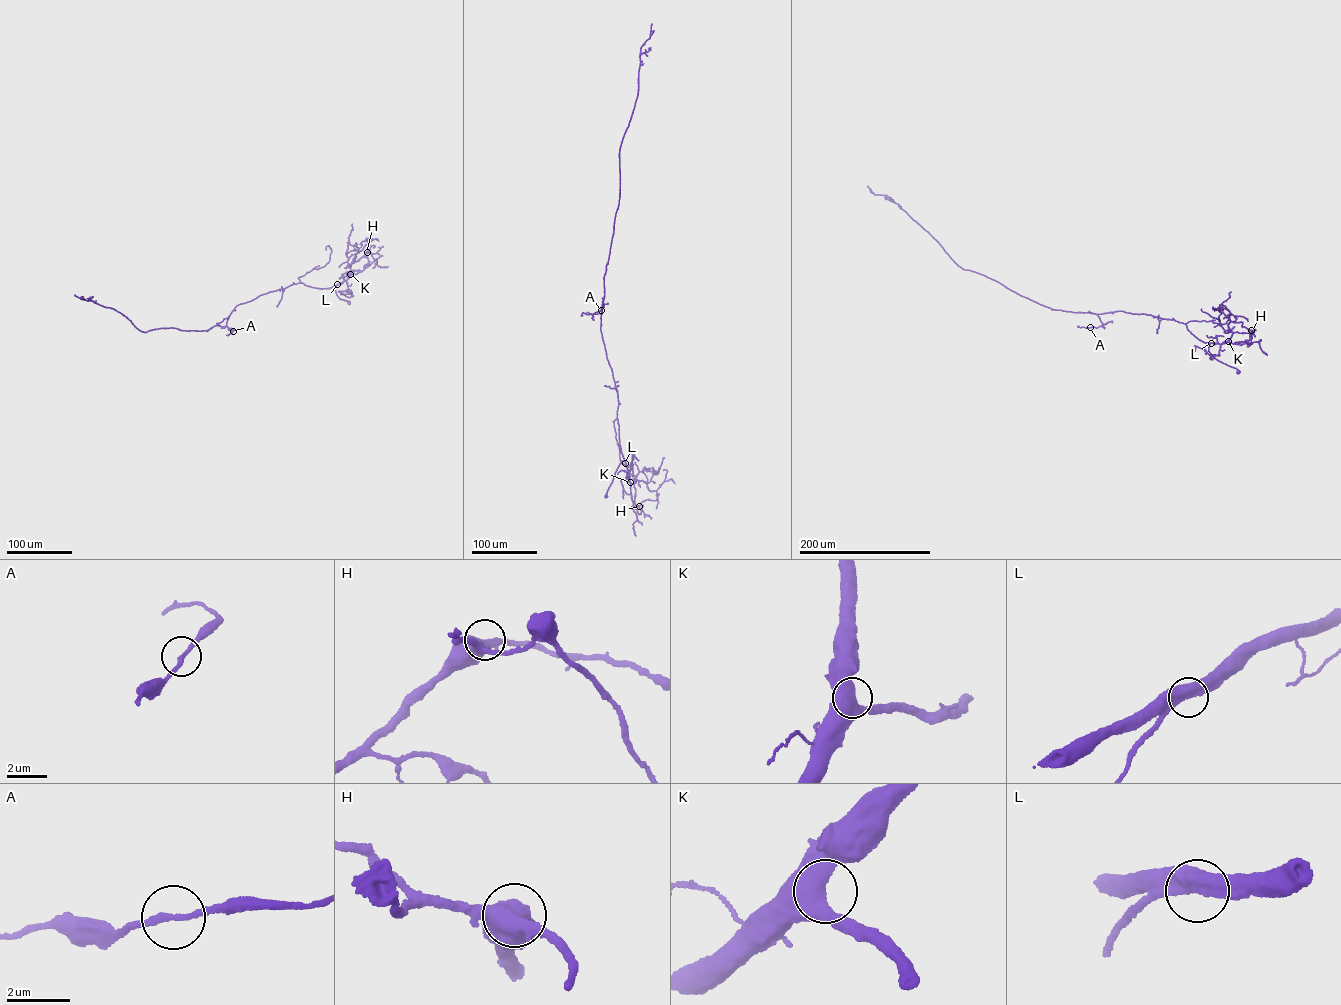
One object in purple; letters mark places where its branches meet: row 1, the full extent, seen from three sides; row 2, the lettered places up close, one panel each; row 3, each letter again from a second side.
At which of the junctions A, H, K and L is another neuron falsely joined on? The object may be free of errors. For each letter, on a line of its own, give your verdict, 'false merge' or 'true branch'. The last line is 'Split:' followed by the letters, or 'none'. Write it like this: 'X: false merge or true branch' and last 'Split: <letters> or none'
A: true branch
H: true branch
K: true branch
L: true branch
Split: none

